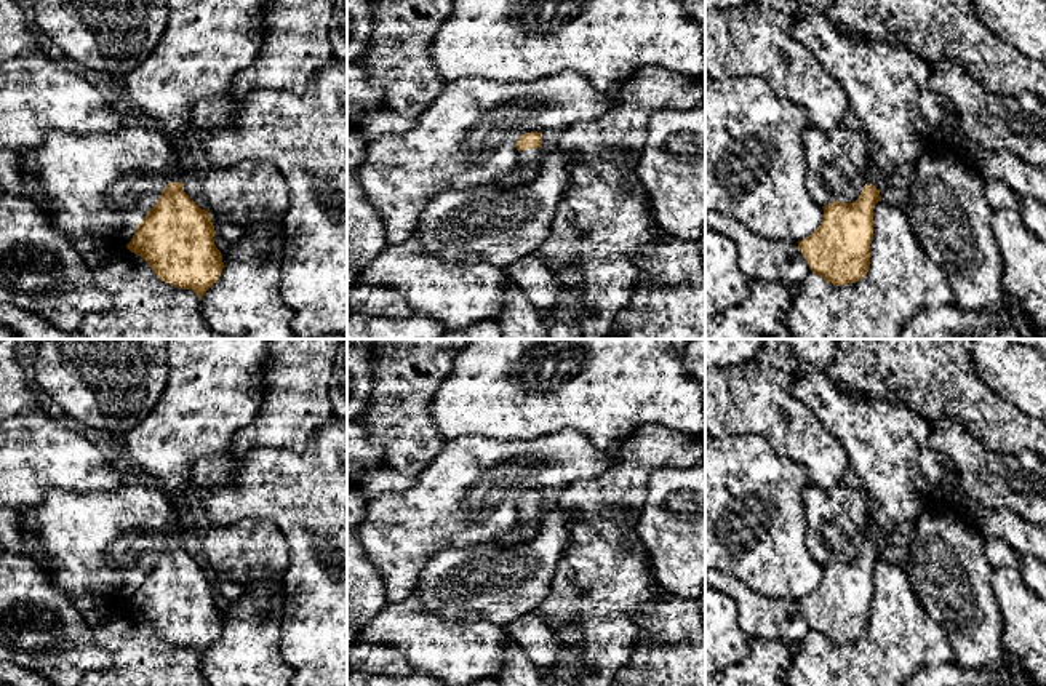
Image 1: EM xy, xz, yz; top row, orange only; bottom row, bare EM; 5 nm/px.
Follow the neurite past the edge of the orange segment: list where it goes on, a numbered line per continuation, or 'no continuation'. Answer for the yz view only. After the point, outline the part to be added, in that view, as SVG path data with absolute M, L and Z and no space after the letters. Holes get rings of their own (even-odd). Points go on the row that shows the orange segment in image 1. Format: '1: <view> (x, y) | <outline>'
1: yz (883, 80) | M796 0L801 13L790 16L790 34L838 80L848 94L849 109L872 146L865 181L880 192L904 165L915 163L934 146L926 118L918 110L918 96L929 85L931 66L918 54L888 40L856 37L828 19L835 0Z

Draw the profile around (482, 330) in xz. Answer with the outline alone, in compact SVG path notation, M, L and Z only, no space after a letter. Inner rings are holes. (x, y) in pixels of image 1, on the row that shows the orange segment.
M486 320L457 329L446 329L441 339L502 339L502 333L494 320Z

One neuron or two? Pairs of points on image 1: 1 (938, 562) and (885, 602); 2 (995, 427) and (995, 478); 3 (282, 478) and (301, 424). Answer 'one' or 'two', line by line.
1: two
2: two
3: two

